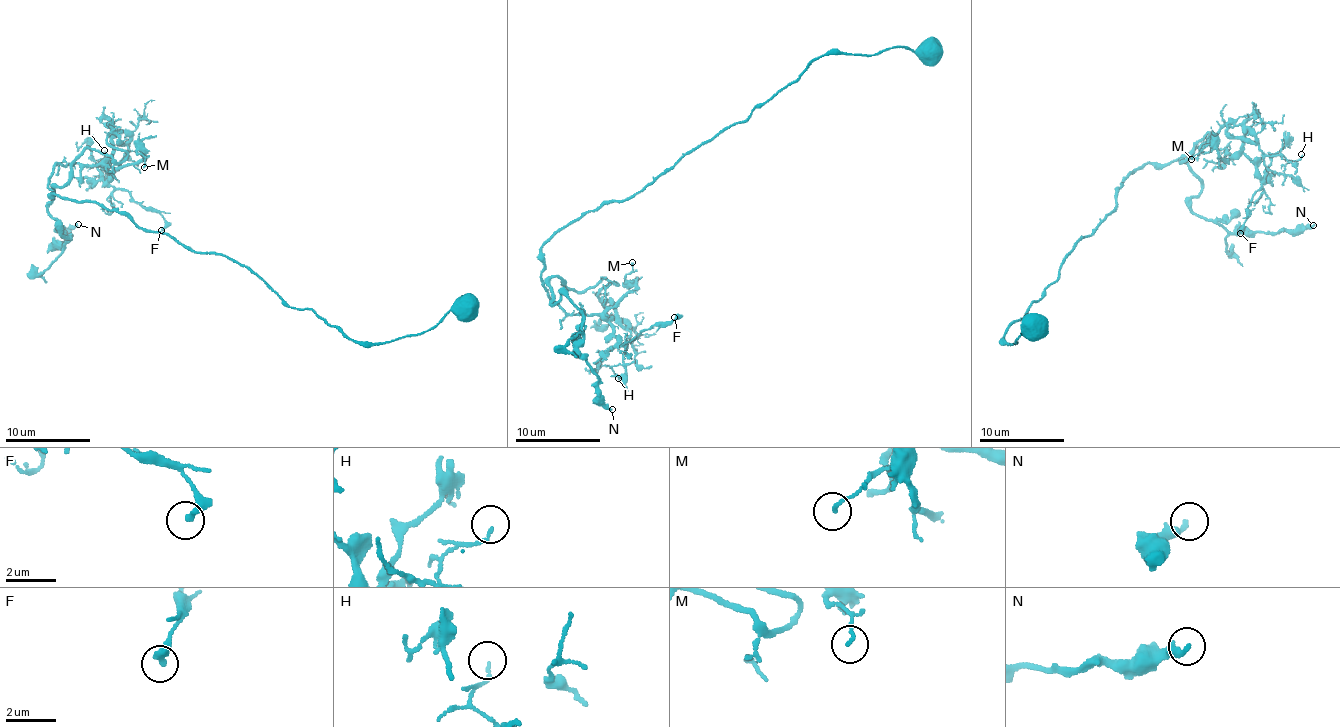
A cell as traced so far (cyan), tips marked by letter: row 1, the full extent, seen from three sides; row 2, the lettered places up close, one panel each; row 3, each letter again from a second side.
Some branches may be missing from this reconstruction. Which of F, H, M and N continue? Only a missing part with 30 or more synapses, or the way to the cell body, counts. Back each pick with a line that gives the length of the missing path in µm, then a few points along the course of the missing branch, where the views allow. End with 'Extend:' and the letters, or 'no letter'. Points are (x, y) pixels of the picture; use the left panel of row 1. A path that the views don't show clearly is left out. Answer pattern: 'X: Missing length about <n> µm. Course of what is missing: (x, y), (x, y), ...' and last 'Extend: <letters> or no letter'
Extend: no letter

